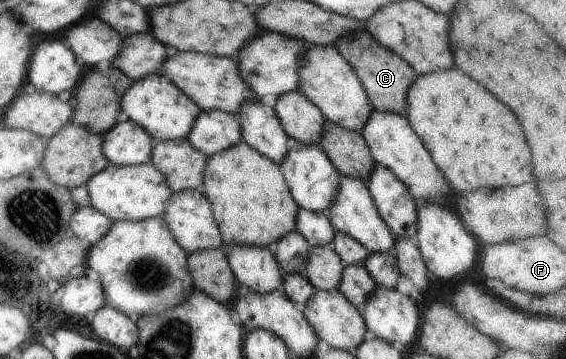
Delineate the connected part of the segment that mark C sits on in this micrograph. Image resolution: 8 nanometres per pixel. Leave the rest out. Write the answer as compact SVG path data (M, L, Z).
M367 28L343 34L335 42L335 46L341 56L353 66L353 70L355 70L371 104L374 106L374 110L387 110L387 112L405 115L407 112L407 90L411 88L411 82L417 76L408 62L405 62L403 58L387 47L381 46L369 34Z

